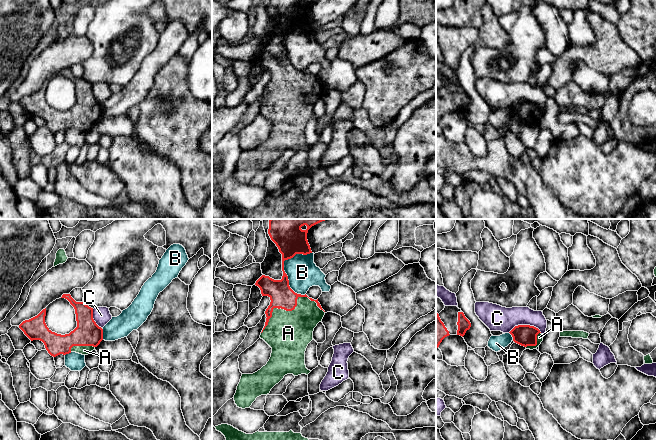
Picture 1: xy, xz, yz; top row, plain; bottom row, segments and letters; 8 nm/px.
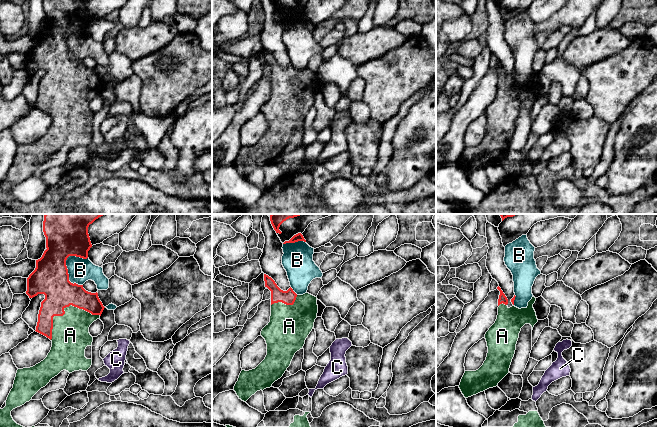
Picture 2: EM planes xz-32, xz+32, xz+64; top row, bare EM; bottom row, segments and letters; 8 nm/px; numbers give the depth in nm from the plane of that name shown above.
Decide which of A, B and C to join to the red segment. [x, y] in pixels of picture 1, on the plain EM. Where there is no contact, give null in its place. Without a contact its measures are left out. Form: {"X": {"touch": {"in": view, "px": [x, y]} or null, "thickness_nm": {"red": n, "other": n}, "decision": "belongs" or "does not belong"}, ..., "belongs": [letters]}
{"A": {"touch": {"in": "xz", "px": [290, 86]}, "thickness_nm": {"red": 190, "other": 360}, "decision": "belongs"}, "B": {"touch": {"in": "xz", "px": [283, 44]}, "thickness_nm": {"red": 240, "other": 240}, "decision": "does not belong"}, "C": {"touch": {"in": "yz", "px": [525, 101]}, "thickness_nm": {"red": 180, "other": 200}, "decision": "does not belong"}, "belongs": ["A"]}

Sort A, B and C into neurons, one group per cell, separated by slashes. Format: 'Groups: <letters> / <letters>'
Groups: A / B / C

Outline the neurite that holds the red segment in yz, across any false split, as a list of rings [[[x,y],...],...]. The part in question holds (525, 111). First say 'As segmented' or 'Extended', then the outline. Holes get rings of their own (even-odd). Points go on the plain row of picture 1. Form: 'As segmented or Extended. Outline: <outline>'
Extended. Outline: [[[530,101],[515,102],[509,109],[515,119],[530,126],[536,125],[544,113],[538,104]]]

